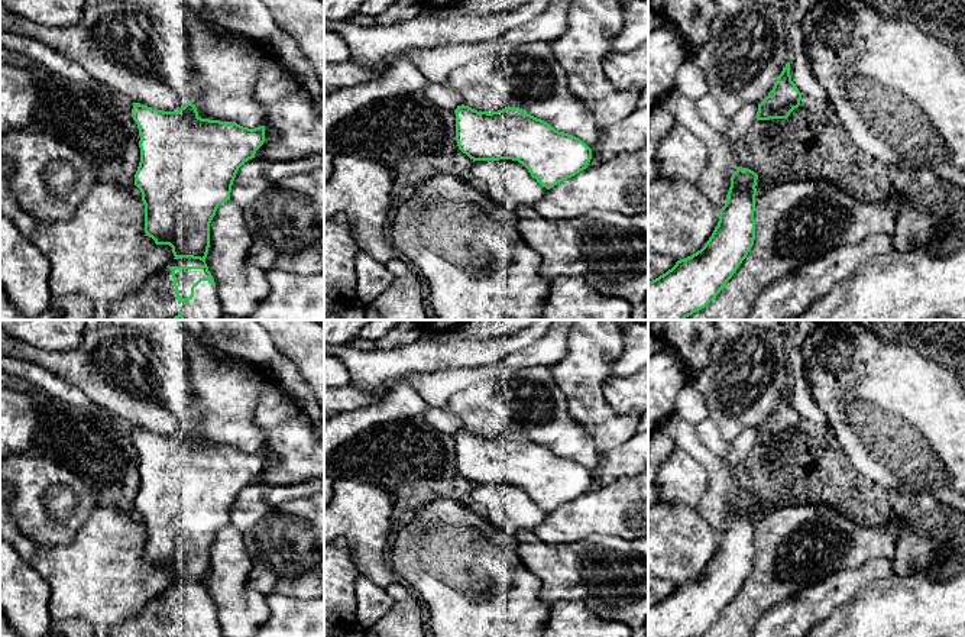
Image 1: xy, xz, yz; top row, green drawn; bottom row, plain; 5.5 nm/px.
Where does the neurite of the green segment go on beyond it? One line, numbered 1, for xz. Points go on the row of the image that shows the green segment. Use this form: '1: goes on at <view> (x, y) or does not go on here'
1: does not go on here

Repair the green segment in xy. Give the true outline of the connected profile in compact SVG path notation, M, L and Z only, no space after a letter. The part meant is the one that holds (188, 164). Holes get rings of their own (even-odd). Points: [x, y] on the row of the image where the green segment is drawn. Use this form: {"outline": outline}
{"outline": "M133 103L132 117L140 135L140 162L135 185L140 190L145 204L145 233L156 245L169 245L174 259L192 258L204 262L201 266L166 266L172 271L175 294L181 304L192 300L194 288L201 281L208 281L216 288L205 263L210 223L218 206L230 200L239 168L255 158L263 145L265 126L249 129L233 122L201 119L192 103L177 111Z"}

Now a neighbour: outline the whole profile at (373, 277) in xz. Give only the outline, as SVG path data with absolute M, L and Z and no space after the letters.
M360 252L356 256L354 269L357 274L357 300L365 305L372 303L394 282L394 275L386 263L376 261L367 253Z

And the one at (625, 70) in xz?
M648 42L631 52L611 52L603 59L603 71L618 88L648 85Z

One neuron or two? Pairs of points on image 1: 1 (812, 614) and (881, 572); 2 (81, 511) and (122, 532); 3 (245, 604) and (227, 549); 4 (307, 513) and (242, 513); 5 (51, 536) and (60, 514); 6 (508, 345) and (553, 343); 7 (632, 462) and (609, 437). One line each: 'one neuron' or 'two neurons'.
1: one neuron
2: two neurons
3: one neuron
4: two neurons
5: two neurons
6: two neurons
7: two neurons

